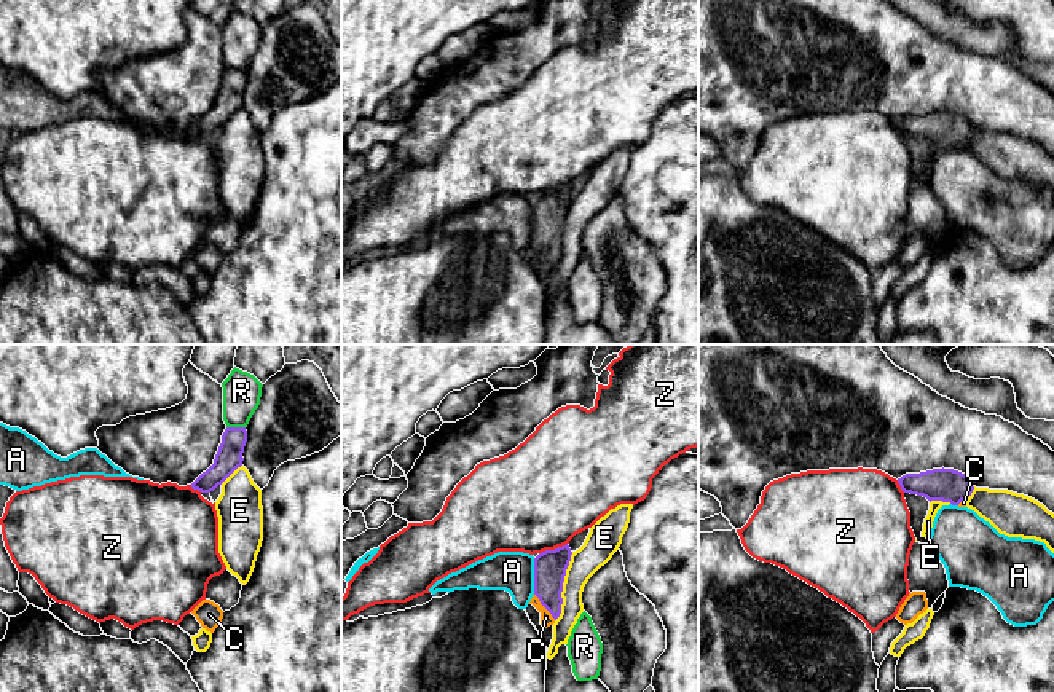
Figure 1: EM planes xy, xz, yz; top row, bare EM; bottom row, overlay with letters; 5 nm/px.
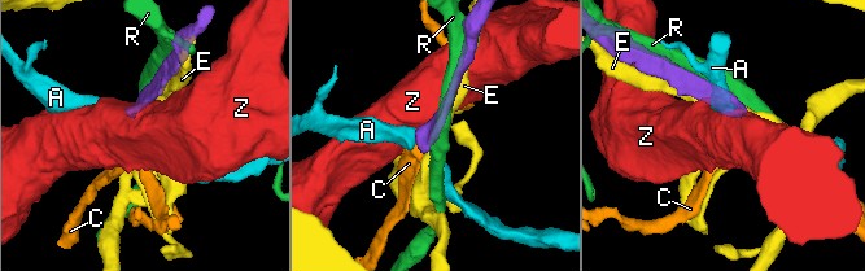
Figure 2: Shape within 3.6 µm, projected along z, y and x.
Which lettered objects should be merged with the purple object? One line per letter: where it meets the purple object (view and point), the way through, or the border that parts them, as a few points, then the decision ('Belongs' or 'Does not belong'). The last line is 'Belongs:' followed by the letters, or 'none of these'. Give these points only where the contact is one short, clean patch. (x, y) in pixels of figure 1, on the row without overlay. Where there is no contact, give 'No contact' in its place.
A: Touches purple at xz (534, 219). Boundary: xz (533, 201), (534, 236). Does not belong
C: Touches purple at xz (542, 247). Path across: xz (550, 209), (542, 247), (546, 260). Belongs
E: Touches purple at xz (562, 230). Does not belong
R: Touches purple at xy (236, 70). Does not belong
Z: Touches purple at xz (552, 193). Boundary: xz (566, 185), (539, 196). Does not belong
Belongs: C

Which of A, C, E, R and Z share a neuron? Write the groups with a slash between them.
A / C / E / R / Z

